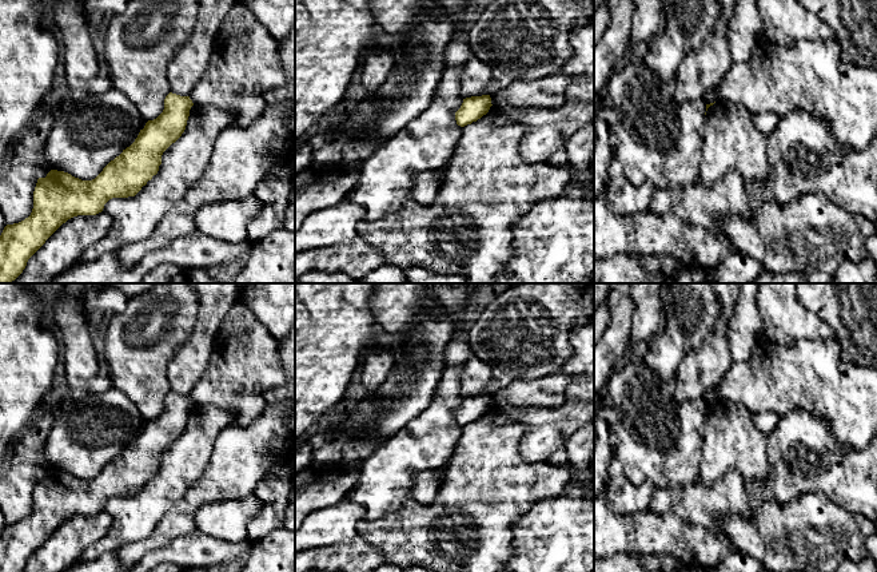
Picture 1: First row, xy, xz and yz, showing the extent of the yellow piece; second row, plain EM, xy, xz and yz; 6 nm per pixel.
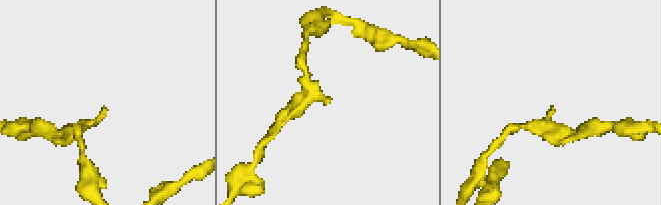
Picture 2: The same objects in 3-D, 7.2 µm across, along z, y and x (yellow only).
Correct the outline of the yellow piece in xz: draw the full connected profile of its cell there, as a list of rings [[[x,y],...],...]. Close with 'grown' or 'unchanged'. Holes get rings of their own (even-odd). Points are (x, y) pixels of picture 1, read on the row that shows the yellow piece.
[[[490,95],[471,96],[463,99],[461,108],[455,112],[457,124],[465,127],[486,115],[491,107]]] | unchanged

